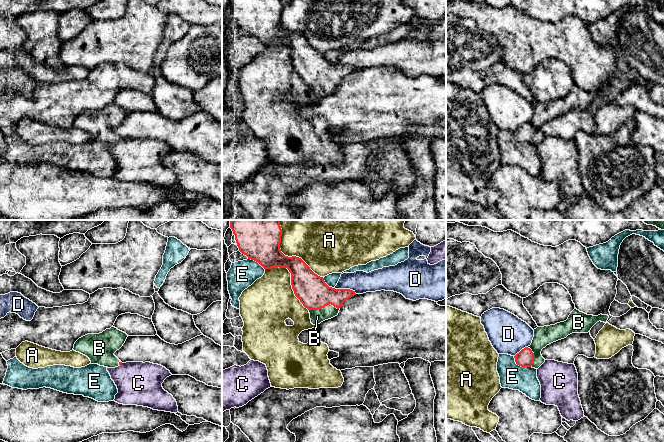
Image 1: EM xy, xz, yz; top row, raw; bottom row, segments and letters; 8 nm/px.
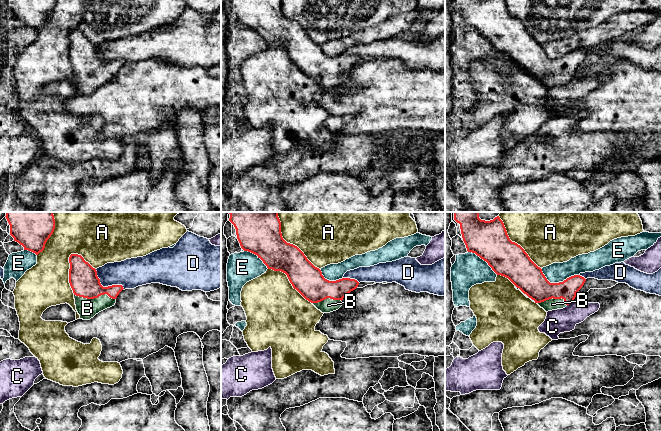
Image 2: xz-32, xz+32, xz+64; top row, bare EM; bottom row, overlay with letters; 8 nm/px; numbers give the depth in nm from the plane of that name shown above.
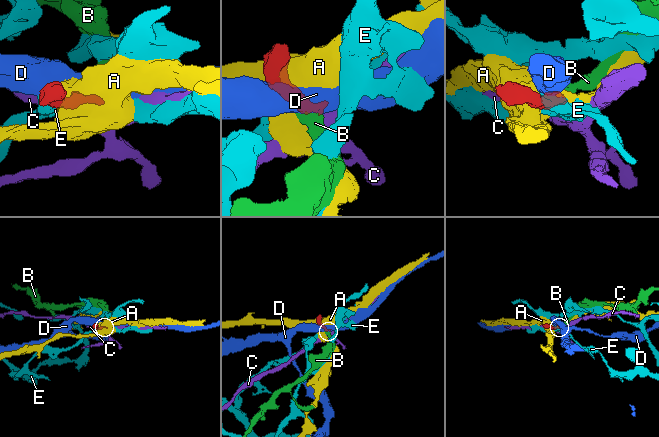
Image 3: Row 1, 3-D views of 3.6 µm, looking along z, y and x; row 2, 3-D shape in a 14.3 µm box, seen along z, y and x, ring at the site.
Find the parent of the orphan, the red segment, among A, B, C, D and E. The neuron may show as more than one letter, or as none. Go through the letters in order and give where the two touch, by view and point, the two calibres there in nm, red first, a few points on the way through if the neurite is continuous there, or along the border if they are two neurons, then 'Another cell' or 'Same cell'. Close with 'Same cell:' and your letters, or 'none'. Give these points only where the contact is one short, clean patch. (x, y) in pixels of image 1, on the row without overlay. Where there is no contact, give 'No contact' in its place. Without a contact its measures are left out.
A: Touches red at xz (287, 32). Thickness 300 nm (red) against 320 nm. Another cell
B: Touches red at xz (324, 82). Thickness 260 nm (red) against 110 nm. Same cell
C: No contact. Another cell
D: Touches red at xz (345, 65). Thickness 240 nm (red) against 180 nm. Another cell
E: Touches red at yz (520, 141). Thickness 140 nm (red) against 200 nm. Another cell
Same cell: B

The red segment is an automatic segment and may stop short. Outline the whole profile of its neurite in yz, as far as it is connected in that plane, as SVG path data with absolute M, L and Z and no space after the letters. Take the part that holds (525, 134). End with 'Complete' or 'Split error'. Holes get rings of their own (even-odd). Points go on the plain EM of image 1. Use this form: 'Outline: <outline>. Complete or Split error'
Outline: M575 84L566 97L534 105L531 121L514 132L515 138L521 143L538 145L545 138L541 127L547 121L564 115L572 109L588 109L597 98L606 99L608 94L608 91L602 90L598 92L587 91Z. Split error

